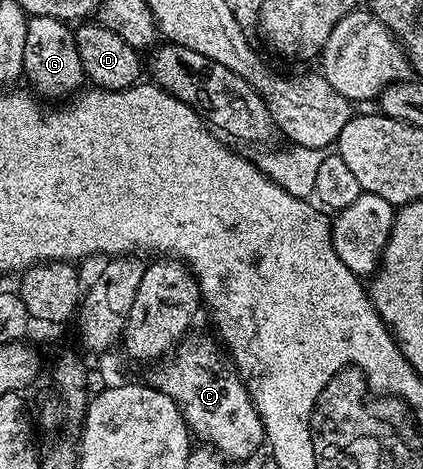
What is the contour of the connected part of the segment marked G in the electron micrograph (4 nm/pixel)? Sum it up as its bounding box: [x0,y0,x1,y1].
[23,16,86,100]

